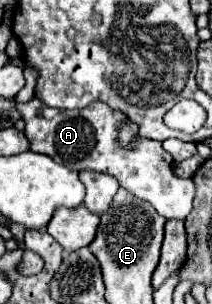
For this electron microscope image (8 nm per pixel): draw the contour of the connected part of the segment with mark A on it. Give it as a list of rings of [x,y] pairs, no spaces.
[[[39,99],[17,105],[17,111],[25,121],[25,137],[29,139],[31,151],[49,155],[55,163],[71,167],[73,171],[109,171],[123,189],[137,199],[151,203],[165,219],[185,219],[189,215],[195,195],[192,177],[177,179],[173,175],[173,159],[163,151],[159,141],[135,137],[129,141],[129,147],[121,147],[119,127],[129,119],[125,113],[115,111],[103,101],[95,101],[83,109],[63,111],[43,107]]]

